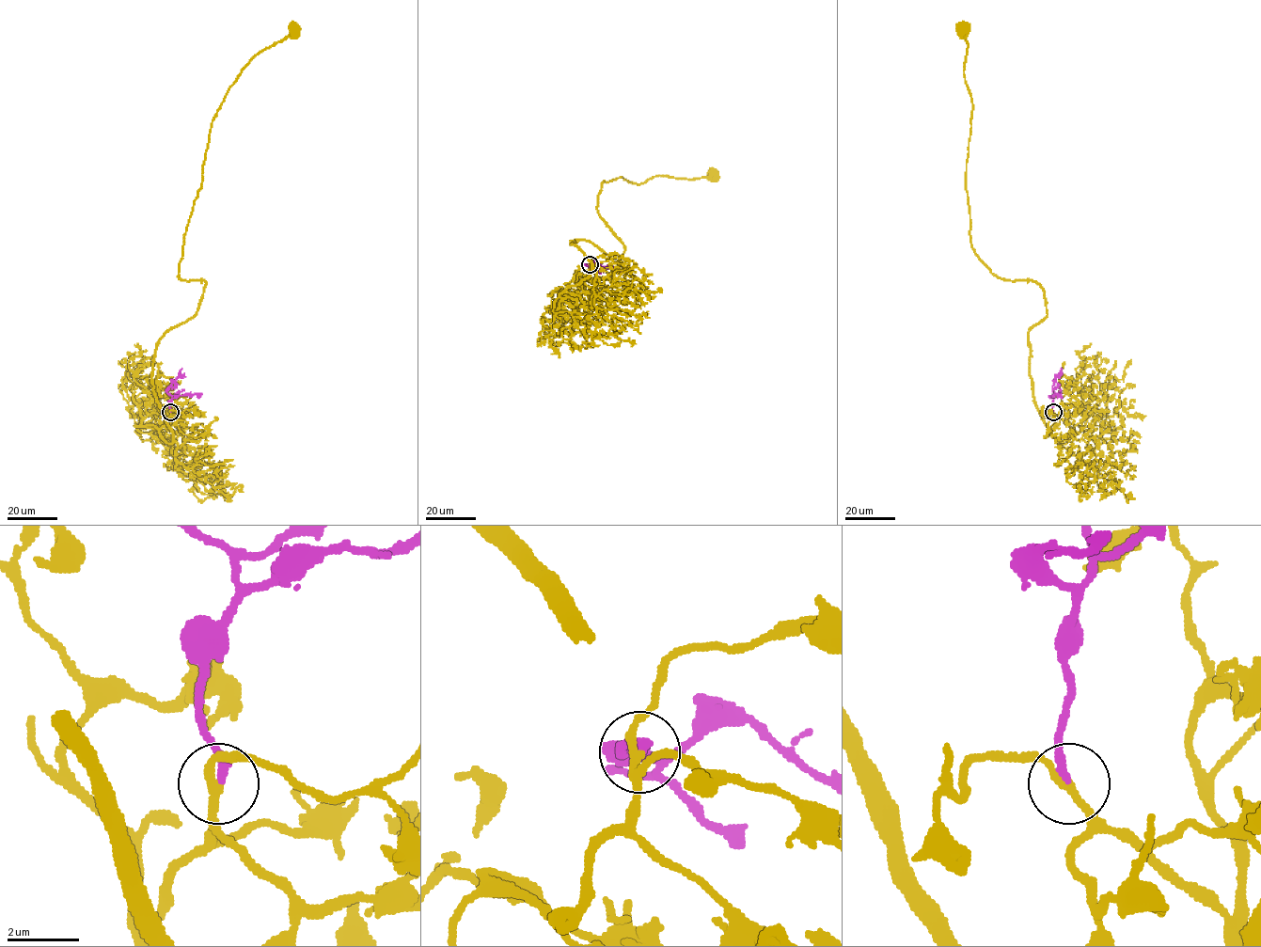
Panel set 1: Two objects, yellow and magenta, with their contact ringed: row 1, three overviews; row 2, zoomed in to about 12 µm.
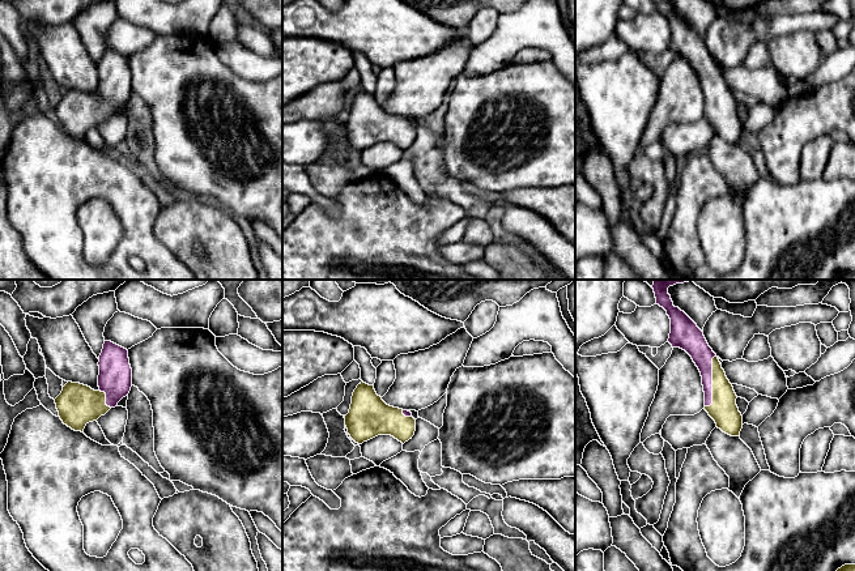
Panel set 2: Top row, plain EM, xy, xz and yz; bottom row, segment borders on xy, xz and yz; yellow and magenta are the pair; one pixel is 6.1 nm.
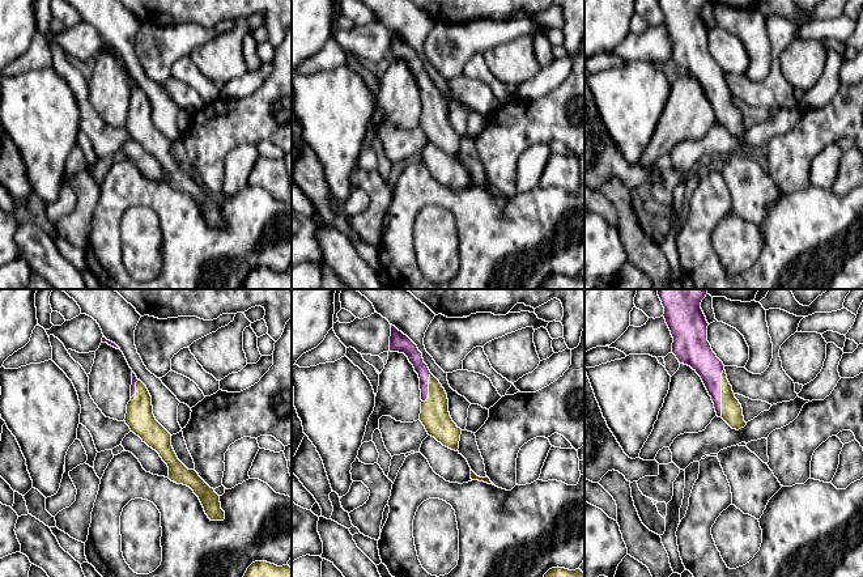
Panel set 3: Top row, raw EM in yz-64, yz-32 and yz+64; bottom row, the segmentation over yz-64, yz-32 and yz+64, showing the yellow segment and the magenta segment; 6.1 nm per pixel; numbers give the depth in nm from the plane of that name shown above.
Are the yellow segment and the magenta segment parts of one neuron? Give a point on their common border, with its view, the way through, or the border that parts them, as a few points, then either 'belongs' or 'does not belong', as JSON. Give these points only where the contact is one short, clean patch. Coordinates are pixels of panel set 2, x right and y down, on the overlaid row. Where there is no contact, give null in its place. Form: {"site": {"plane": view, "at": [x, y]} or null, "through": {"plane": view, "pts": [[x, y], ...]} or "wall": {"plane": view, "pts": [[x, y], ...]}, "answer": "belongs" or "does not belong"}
{"site": {"plane": "yz", "at": [713, 382]}, "through": {"plane": "yz", "pts": [[723, 410], [713, 382], [711, 370], [696, 345]]}, "answer": "belongs"}

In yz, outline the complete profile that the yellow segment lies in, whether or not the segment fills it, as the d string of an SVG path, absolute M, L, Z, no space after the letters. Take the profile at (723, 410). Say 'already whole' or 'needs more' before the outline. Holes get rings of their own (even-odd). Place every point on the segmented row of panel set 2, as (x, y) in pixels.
needs more | M652 280L656 304L667 311L671 319L668 342L672 348L685 350L698 367L705 392L705 410L715 421L716 427L731 436L740 436L743 416L736 405L736 393L724 370L709 346L703 332L679 307L673 306L668 287L692 280Z

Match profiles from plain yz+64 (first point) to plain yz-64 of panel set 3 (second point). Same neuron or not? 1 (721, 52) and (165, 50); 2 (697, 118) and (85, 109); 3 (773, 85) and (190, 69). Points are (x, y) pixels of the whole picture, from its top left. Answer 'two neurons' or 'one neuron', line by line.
1: one neuron
2: two neurons
3: two neurons

